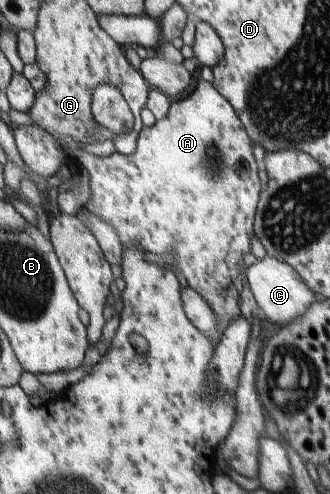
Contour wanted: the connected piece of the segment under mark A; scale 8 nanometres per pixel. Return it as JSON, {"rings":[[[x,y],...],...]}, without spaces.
{"rings":[[[200,78],[194,92],[172,102],[164,119],[157,120],[153,126],[144,126],[132,155],[117,151],[109,156],[98,156],[80,149],[76,151],[76,159],[91,177],[92,197],[87,204],[88,211],[108,221],[118,231],[123,249],[140,245],[168,271],[184,275],[188,286],[196,289],[212,307],[224,335],[230,323],[243,316],[242,306],[238,305],[244,289],[239,262],[244,253],[251,253],[260,192],[264,191],[253,139],[231,101],[218,93],[211,82]]]}

